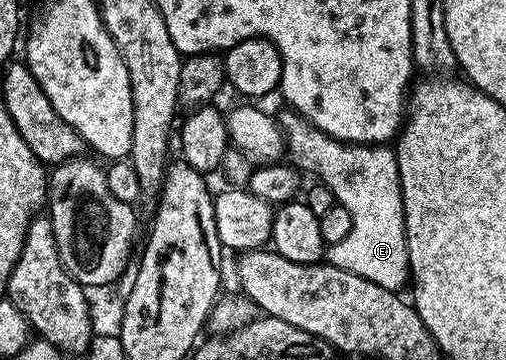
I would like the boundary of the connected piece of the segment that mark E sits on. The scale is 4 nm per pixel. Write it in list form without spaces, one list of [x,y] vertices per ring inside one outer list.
[[[288,114],[279,119],[287,140],[288,158],[298,168],[314,171],[316,178],[331,189],[338,204],[365,203],[365,215],[354,213],[351,217],[351,233],[347,233],[343,241],[328,244],[328,263],[373,281],[383,289],[400,292],[400,287],[404,283],[406,286],[411,276],[405,236],[405,206],[394,148],[389,145],[340,143],[318,127],[310,127],[300,115]]]

